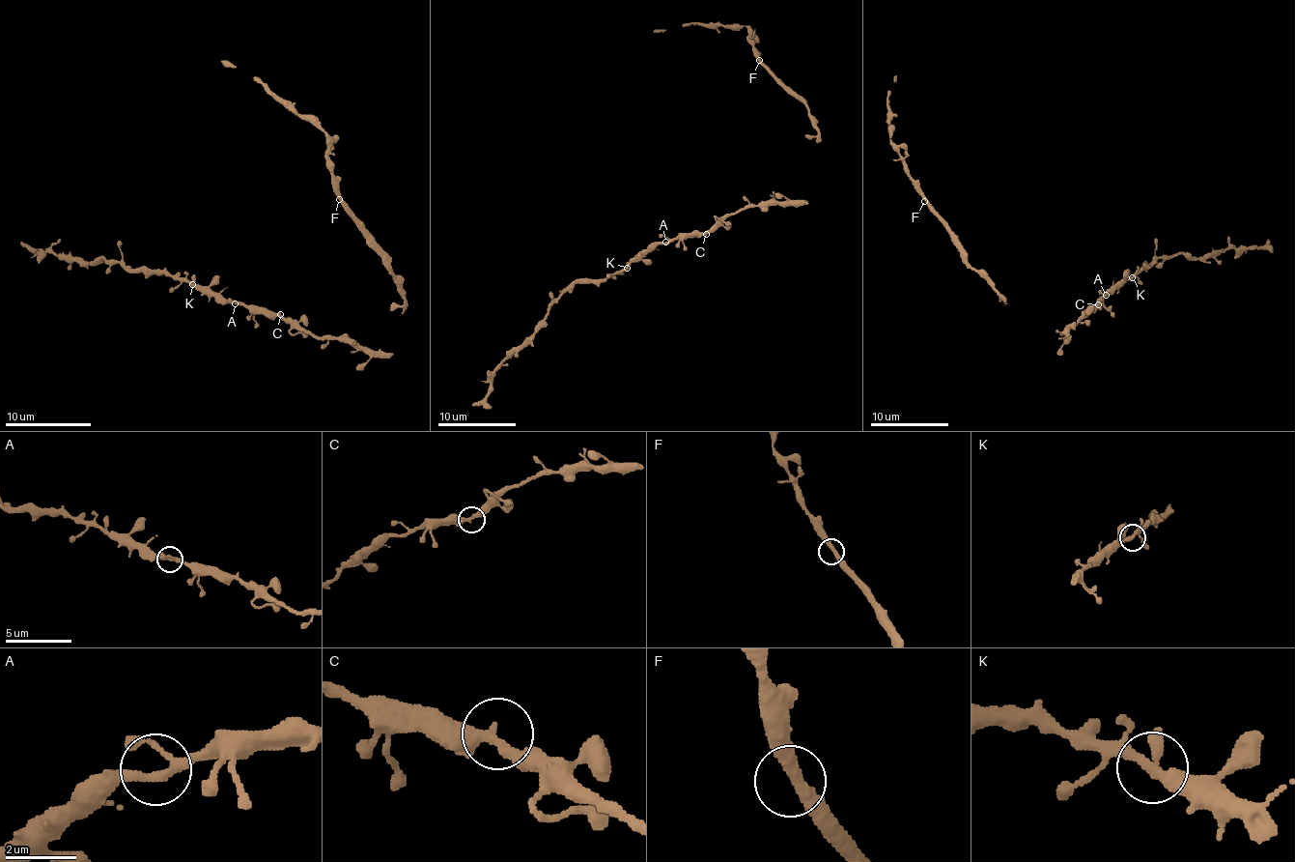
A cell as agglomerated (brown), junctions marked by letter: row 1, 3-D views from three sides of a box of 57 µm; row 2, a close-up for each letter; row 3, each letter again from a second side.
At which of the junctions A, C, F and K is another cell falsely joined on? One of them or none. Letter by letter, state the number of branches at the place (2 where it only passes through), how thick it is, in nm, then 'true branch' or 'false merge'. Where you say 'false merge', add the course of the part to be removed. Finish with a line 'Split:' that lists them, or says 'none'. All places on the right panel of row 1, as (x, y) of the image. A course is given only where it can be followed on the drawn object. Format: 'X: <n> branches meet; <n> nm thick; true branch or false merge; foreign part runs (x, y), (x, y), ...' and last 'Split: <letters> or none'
A: 3 branches meet; 240 nm thick; true branch
C: 3 branches meet; 280 nm thick; true branch
F: 2 branches meet; 340 nm thick; true branch
K: 3 branches meet; 240 nm thick; true branch
Split: none

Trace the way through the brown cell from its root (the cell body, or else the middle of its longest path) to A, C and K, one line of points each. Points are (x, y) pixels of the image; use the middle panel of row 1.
A: (786, 202), (746, 206), (722, 216), (704, 232), (679, 234), (665, 242)
C: (786, 202), (740, 208), (726, 214), (706, 234)
K: (786, 202), (746, 206), (722, 216), (704, 232), (683, 234), (667, 244), (652, 244), (627, 269)

